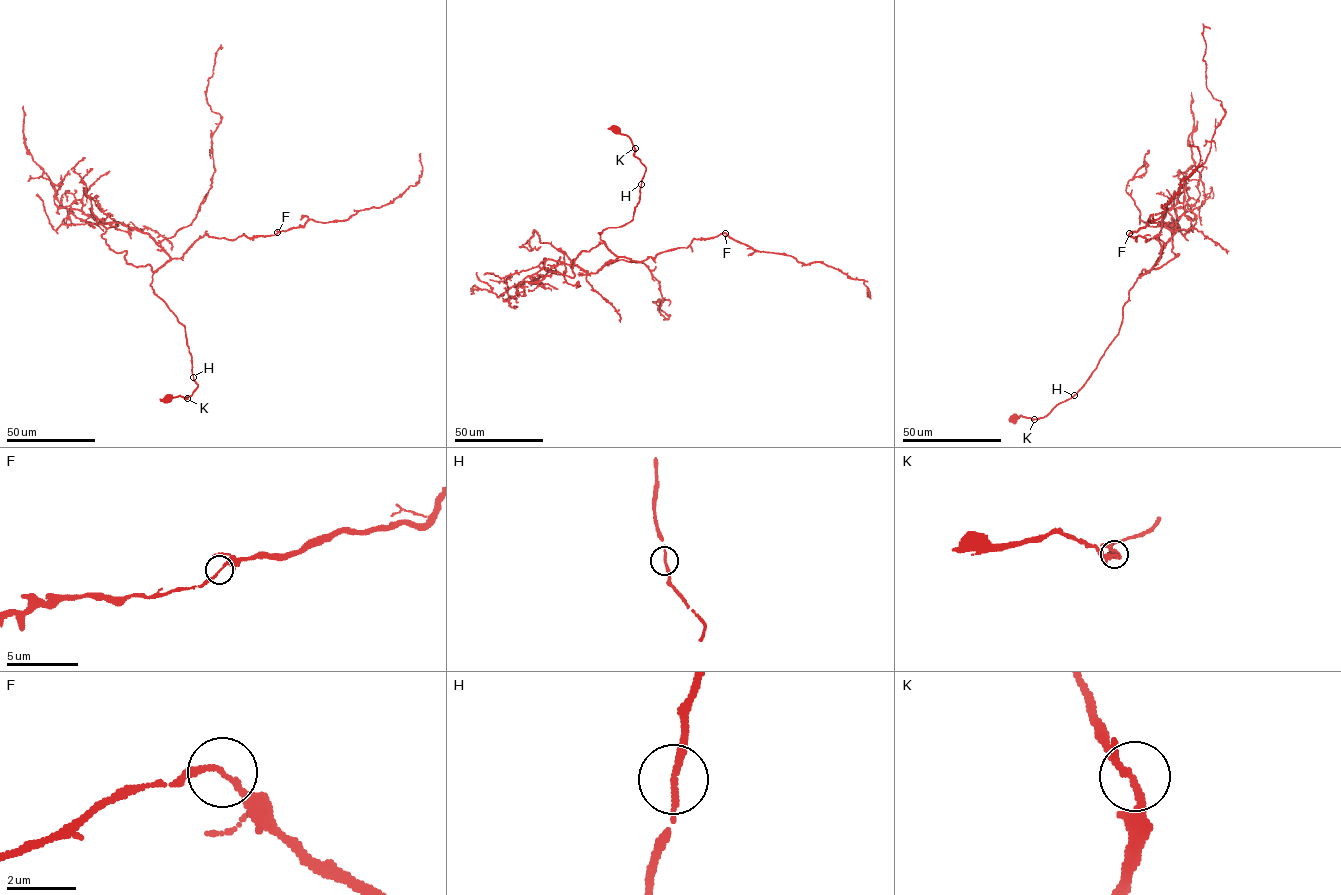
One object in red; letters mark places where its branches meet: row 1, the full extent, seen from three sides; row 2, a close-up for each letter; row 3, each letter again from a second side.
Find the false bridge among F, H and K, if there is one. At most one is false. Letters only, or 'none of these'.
none of these

